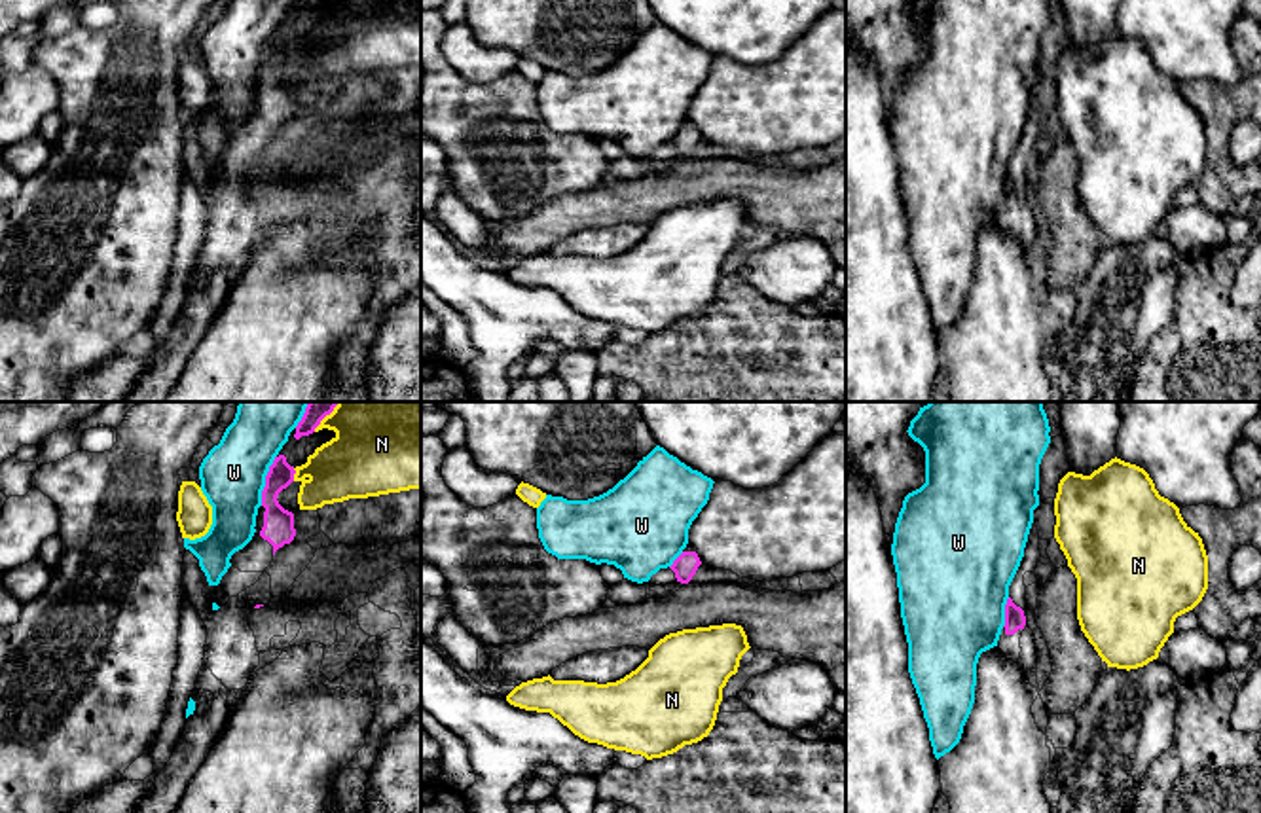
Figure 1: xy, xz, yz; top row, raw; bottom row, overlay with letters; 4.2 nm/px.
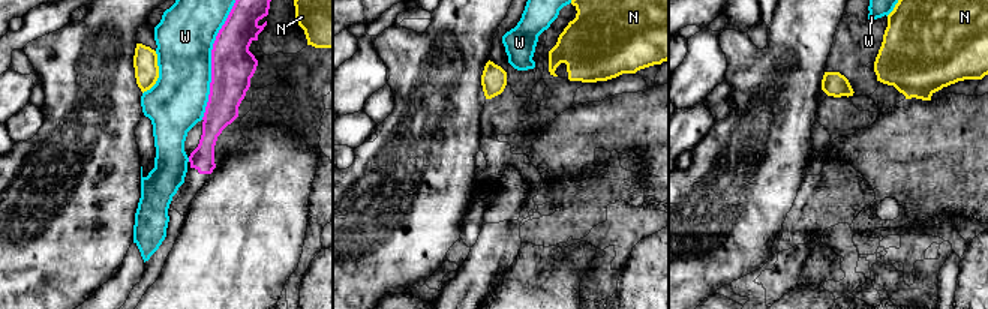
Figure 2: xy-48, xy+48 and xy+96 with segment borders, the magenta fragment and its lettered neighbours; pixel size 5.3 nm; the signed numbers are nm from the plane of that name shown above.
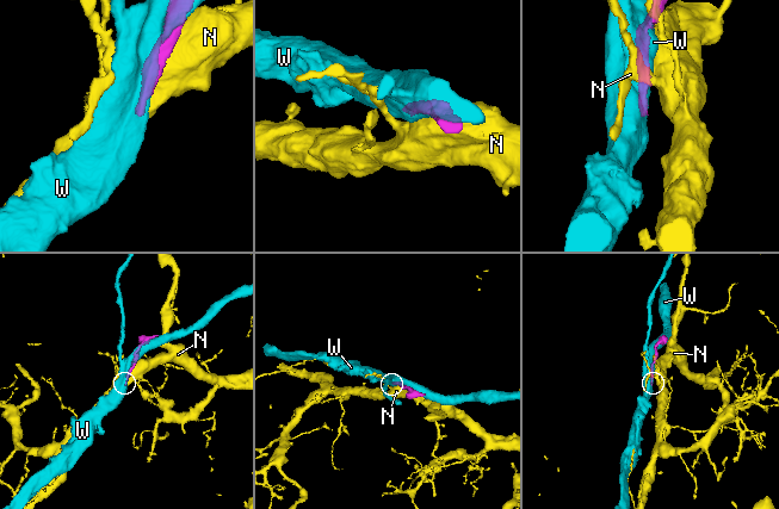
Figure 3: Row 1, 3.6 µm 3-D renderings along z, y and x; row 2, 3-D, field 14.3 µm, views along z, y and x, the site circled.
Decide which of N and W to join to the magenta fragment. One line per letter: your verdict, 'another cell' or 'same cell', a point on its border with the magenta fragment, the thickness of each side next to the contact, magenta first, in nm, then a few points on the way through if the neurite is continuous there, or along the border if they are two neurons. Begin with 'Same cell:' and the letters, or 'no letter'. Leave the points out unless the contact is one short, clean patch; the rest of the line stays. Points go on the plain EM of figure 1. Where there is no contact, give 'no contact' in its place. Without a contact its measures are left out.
Same cell: no letter
N: another cell; meets magenta in xy at (294, 48); 130 nm thick on the magenta side, 280 nm on the other
W: another cell; meets magenta in xy at (266, 55); 130 nm thick on the magenta side, 280 nm on the other

